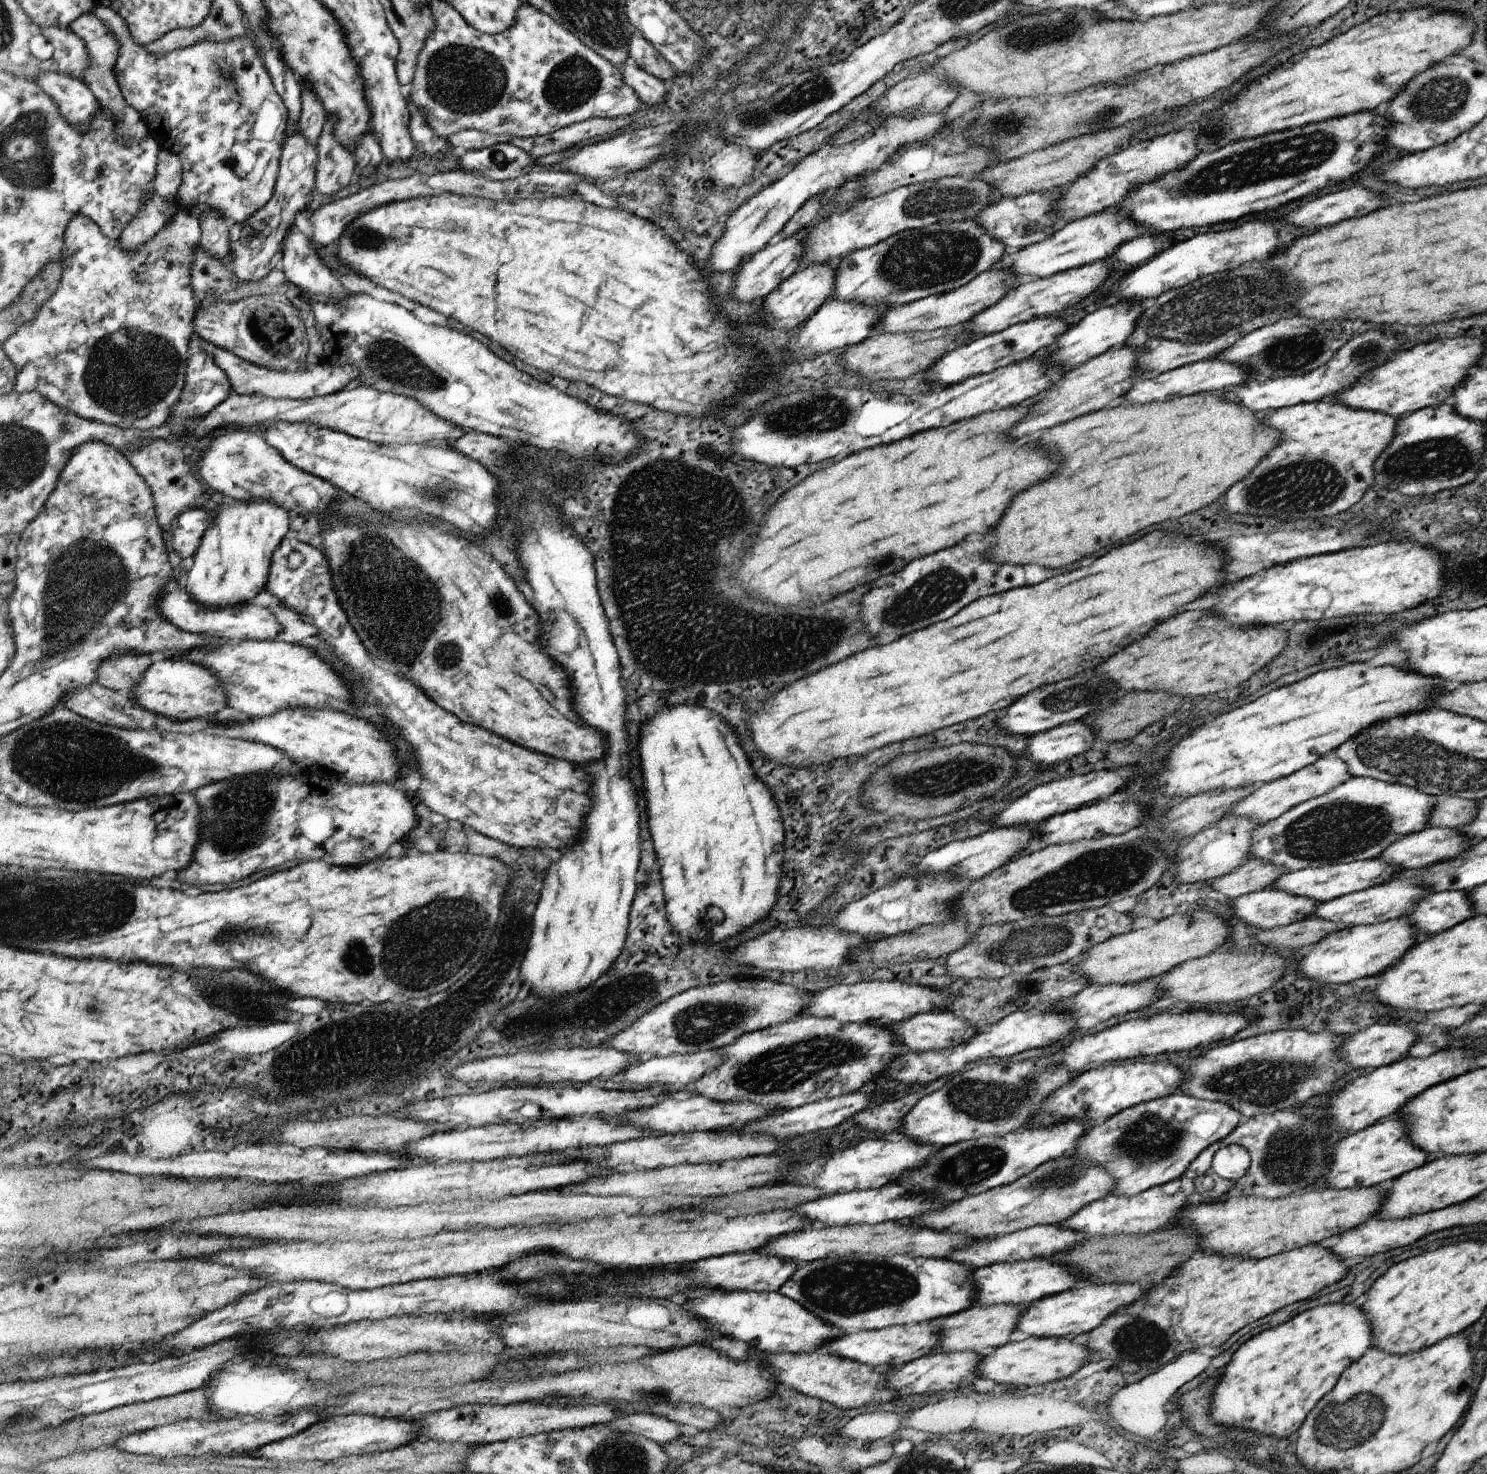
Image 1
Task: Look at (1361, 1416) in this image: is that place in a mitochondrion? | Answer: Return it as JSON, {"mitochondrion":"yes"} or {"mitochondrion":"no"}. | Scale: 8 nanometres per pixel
{"mitochondrion":"yes"}

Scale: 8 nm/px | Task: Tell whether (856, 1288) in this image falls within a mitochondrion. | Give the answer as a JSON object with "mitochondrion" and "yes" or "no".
{"mitochondrion":"yes"}

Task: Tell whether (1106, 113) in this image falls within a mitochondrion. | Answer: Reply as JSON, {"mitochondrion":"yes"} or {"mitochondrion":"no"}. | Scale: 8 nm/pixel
{"mitochondrion":"yes"}

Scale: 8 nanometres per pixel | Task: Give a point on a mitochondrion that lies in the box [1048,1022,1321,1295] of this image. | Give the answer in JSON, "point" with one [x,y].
{"point":[1152,1138]}

